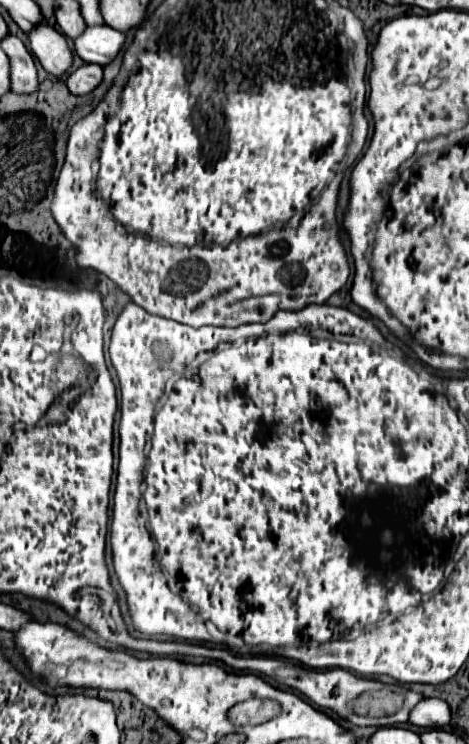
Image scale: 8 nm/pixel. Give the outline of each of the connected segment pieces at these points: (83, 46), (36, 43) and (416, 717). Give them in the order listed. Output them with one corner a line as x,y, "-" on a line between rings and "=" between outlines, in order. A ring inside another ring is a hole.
109,25
87,27
85,33
75,39
75,51
85,63
109,65
125,45
125,33
111,29
=
37,25
29,33
29,41
47,73
61,77
73,65
73,51
69,49
65,35
61,35
53,27
=
423,699
419,705
413,707
409,715
409,723
417,727
443,727
451,721
451,707
443,699

